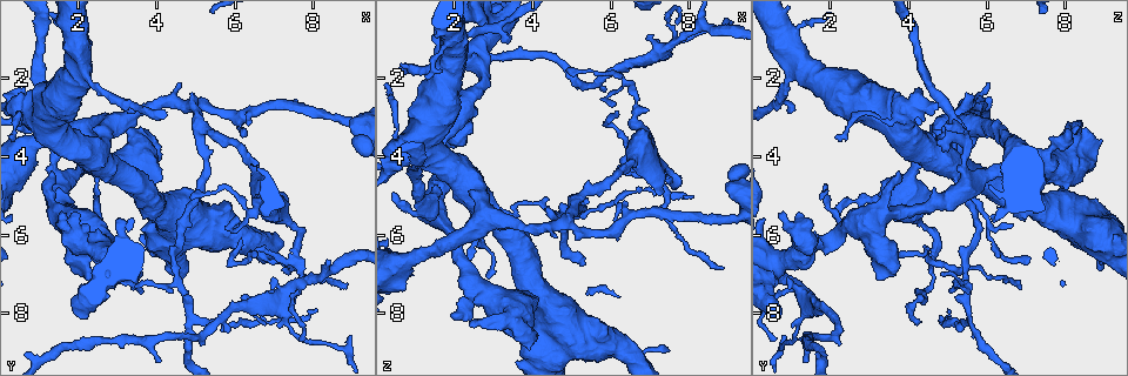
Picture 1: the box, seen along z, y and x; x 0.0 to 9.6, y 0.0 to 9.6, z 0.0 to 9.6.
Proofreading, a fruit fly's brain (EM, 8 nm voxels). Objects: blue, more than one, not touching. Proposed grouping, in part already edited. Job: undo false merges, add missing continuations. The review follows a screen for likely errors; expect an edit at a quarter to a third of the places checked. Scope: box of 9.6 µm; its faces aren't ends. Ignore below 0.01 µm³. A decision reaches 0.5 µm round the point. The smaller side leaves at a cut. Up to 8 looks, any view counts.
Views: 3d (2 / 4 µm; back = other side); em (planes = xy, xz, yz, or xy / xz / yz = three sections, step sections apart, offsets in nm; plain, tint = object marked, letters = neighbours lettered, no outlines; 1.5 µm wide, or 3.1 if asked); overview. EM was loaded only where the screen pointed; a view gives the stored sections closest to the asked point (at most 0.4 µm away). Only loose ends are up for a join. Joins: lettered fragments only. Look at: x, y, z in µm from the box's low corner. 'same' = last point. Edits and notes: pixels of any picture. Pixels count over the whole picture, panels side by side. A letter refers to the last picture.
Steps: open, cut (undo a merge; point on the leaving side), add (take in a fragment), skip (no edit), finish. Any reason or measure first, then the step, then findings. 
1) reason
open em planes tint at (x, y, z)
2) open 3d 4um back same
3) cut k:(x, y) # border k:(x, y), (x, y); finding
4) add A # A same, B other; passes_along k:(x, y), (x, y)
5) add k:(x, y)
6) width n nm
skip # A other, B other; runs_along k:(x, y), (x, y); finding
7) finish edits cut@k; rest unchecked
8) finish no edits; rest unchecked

an open end
open 3d 2um at (4.60, 2.10, 6.00)

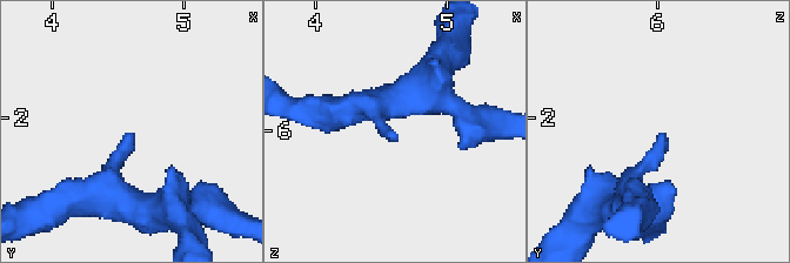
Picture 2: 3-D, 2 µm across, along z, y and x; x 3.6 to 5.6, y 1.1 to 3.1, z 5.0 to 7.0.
shape alone is not enough
open em xy step 8 tint at (4.62, 2.12, 6.02)

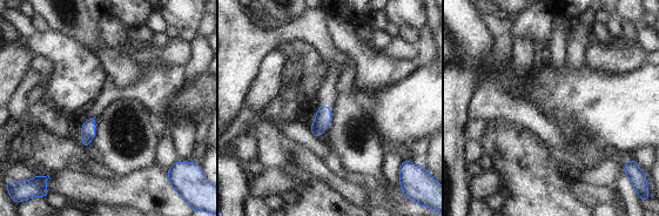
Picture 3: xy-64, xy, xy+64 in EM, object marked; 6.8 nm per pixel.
cut it another way
open em planes letters same

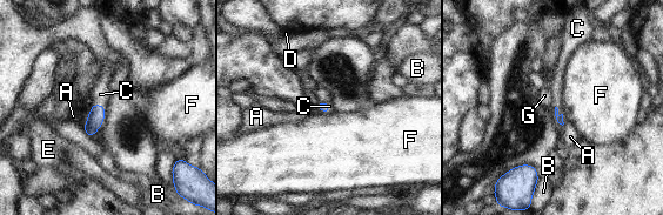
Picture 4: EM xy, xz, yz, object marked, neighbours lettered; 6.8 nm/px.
add C # A other, B other, C same, D other, E other, F other, G other; passes_along 4:(560, 118), (557, 112), (558, 76); the neuron continues

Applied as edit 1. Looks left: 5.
abrupt turn
open 3d 4um at (2.45, 4.50, 5.20)

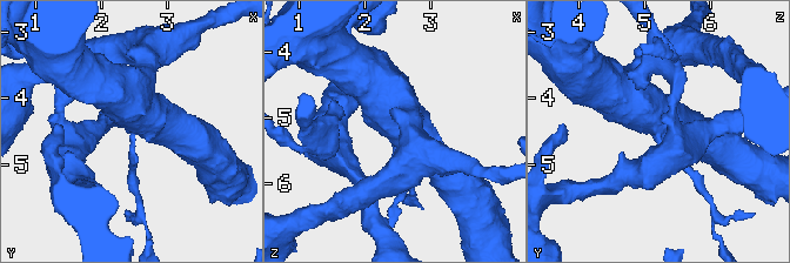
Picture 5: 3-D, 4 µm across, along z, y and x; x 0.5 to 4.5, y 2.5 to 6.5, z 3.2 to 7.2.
open em xz step 8 letters at (2.55, 4.55, 5.20)

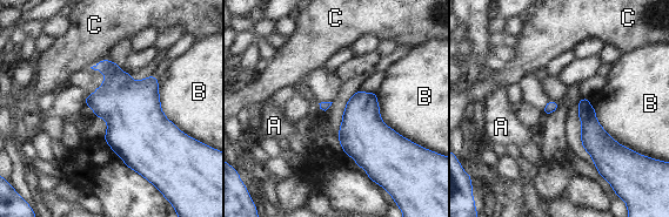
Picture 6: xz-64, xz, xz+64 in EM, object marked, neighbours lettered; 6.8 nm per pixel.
cut it another way
open em planes letters same

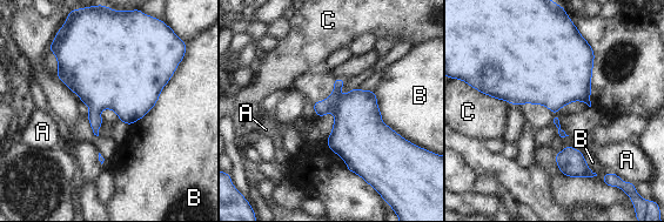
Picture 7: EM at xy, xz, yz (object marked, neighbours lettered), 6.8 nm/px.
skip # A other, B other, C other; border 7:(374, 91), (381, 120), (407, 140); one neuron here

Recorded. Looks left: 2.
free end
open em xy step 8 letters at (7.50, 6.80, 9.00)

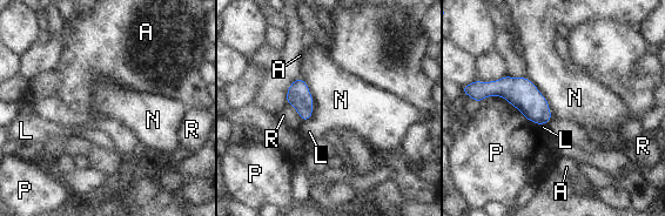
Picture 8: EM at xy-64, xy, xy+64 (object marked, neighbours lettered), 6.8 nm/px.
longest_contact N 360 nm
skip # A other, L other, N other, P other, R other; border 8:(509, 102), (528, 119), (539, 125); none of them fits

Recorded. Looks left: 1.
finish edits add@4; rest unchecked

